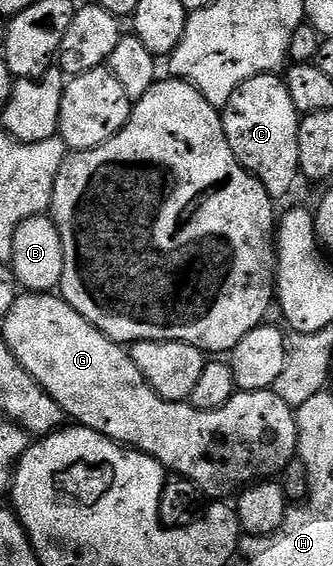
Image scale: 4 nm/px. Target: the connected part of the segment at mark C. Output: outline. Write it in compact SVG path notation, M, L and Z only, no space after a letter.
M275 74L249 78L237 86L221 115L225 138L229 138L239 165L253 173L272 198L289 195L291 187L301 180L297 150L301 114L297 106L293 106L293 98L289 98L286 83Z

